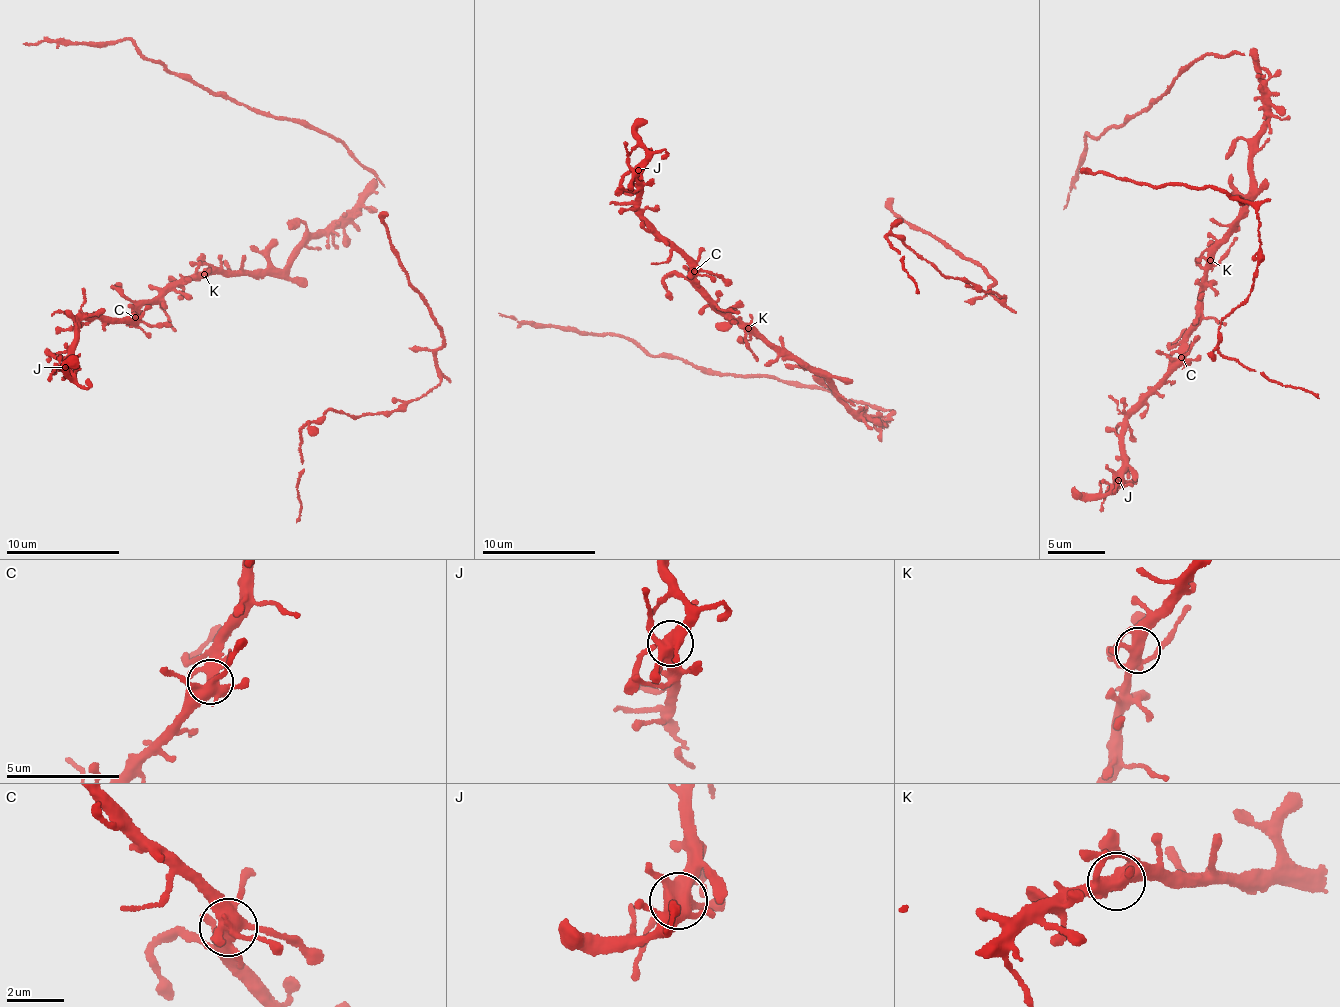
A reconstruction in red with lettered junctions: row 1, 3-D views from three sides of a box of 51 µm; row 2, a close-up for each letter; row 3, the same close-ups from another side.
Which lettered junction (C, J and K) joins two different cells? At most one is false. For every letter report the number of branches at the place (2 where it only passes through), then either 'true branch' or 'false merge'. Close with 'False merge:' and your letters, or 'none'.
C: 6 | true branch
J: 7 | true branch
K: 7 | true branch
False merge: none

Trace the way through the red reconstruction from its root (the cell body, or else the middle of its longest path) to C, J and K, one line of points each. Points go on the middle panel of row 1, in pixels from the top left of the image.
C: (837, 393), (833, 380), (823, 371), (782, 356), (775, 347), (733, 323), (704, 296), (694, 271)
J: (837, 393), (823, 371), (749, 336), (704, 296), (690, 262), (648, 228), (637, 207), (644, 180), (638, 171)
K: (837, 393), (833, 380), (823, 371), (809, 369), (793, 358), (782, 356), (775, 347), (754, 336), (748, 328)

